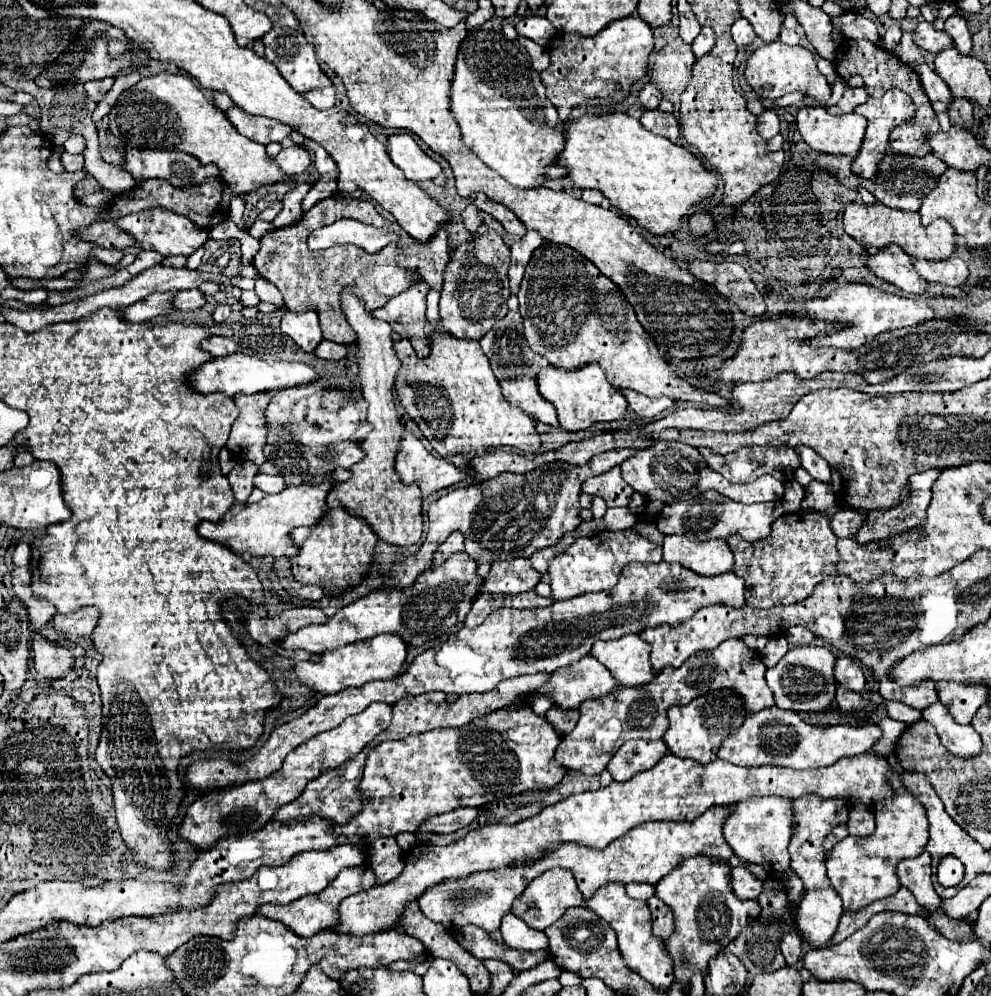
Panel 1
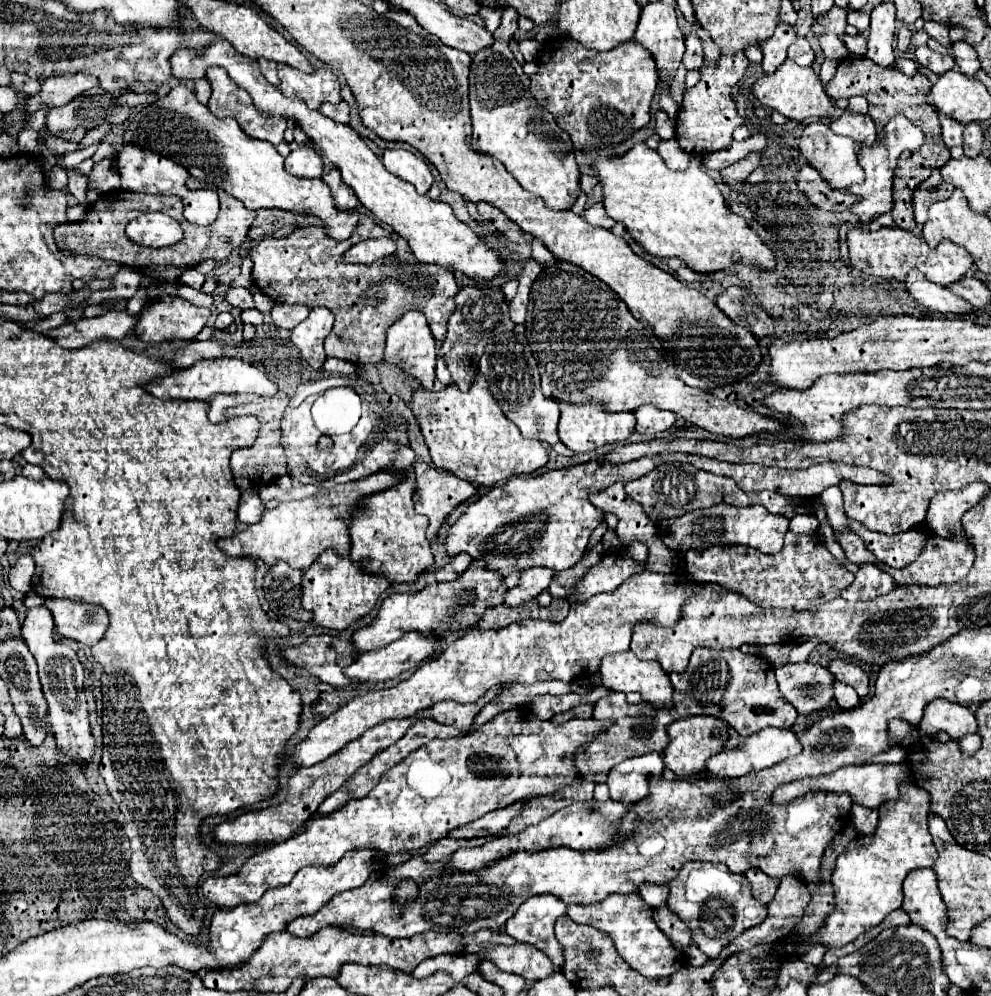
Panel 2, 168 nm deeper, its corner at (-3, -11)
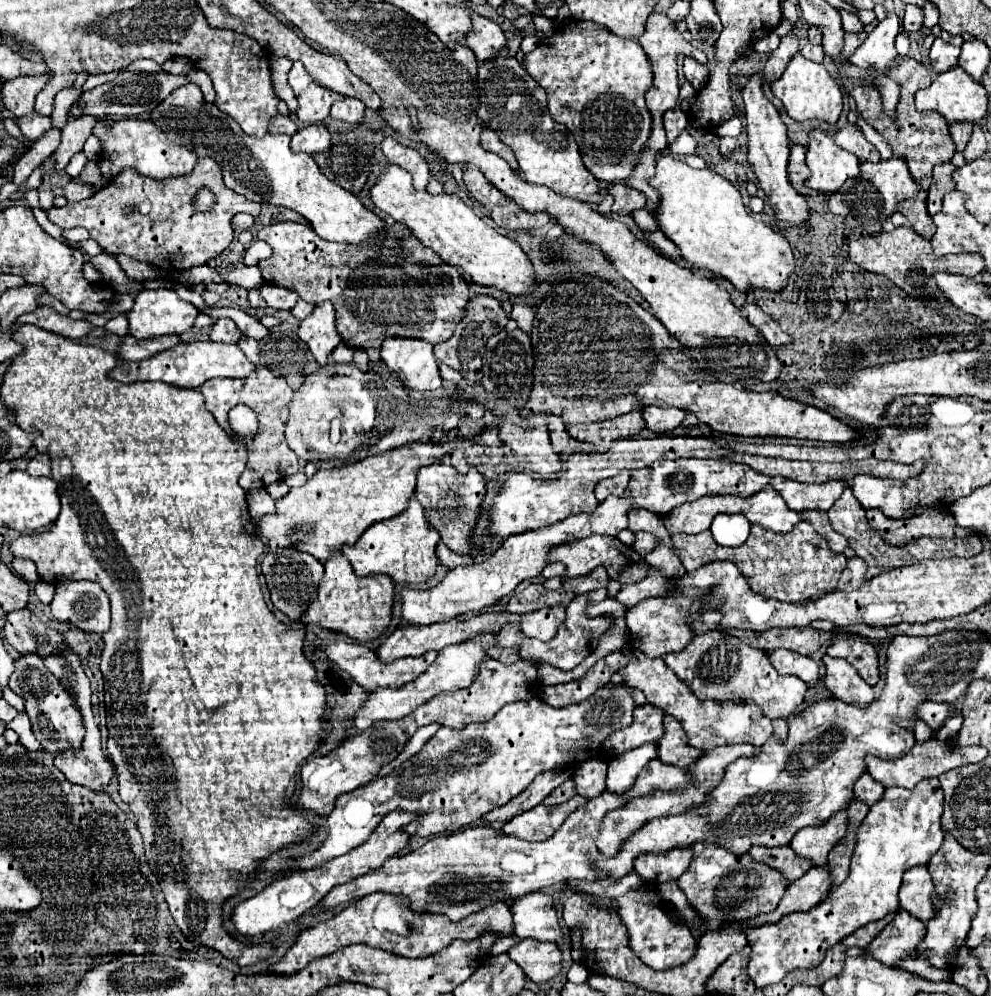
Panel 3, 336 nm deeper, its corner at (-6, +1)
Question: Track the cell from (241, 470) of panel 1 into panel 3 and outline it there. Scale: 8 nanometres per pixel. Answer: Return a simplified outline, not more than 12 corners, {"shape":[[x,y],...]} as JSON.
{"shape":[[265,489],[247,491],[249,515],[255,519],[275,511]]}

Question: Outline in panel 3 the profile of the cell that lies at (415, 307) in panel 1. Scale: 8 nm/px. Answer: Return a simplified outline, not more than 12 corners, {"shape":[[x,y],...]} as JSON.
{"shape":[[387,337],[381,359],[405,387],[429,391],[439,377],[433,345]]}

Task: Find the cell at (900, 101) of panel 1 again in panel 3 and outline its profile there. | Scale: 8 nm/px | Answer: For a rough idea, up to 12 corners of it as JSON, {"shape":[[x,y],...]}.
{"shape":[[905,159],[863,161],[829,209],[881,231],[915,187]]}

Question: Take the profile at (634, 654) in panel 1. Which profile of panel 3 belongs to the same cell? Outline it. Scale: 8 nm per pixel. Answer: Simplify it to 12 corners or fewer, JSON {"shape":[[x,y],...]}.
{"shape":[[623,647],[619,675],[673,715],[701,751],[763,745],[755,703],[701,701],[667,669]]}

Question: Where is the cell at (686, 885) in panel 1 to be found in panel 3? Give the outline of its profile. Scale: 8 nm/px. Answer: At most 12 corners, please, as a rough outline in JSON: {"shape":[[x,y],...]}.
{"shape":[[707,843],[677,885],[705,921],[771,913],[787,881]]}

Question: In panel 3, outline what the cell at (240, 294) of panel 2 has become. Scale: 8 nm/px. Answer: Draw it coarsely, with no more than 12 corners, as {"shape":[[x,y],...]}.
{"shape":[[279,285],[257,291],[273,309],[291,309],[299,297]]}

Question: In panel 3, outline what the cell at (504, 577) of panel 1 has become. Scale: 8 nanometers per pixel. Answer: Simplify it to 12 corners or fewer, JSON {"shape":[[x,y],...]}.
{"shape":[[591,535],[553,547],[547,561],[565,563],[565,577],[605,565],[621,583],[643,579],[641,555],[617,537]]}

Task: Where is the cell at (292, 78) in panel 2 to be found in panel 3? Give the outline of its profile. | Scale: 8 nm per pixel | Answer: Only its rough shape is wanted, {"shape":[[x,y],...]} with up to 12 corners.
{"shape":[[293,61],[289,85],[299,101],[297,117],[319,123],[339,93],[313,81]]}

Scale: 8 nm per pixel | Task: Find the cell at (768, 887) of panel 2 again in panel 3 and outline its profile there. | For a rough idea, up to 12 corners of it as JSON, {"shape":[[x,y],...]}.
{"shape":[[751,847],[755,861],[779,871],[793,883],[811,869],[807,859],[799,859],[791,847],[767,851]]}

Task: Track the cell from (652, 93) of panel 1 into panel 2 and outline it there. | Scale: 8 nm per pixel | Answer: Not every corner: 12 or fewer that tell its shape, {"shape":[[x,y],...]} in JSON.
{"shape":[[656,113],[656,133],[662,141],[674,139],[674,121]]}

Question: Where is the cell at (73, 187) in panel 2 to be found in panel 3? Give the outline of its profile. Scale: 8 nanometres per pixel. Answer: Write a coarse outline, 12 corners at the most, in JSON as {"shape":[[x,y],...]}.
{"shape":[[79,179],[65,187],[69,201],[83,201],[95,193],[95,187]]}

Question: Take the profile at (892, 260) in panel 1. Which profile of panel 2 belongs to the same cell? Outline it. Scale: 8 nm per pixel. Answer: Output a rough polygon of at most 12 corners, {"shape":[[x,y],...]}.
{"shape":[[910,271],[904,285],[932,311],[972,313],[972,305],[948,287]]}

